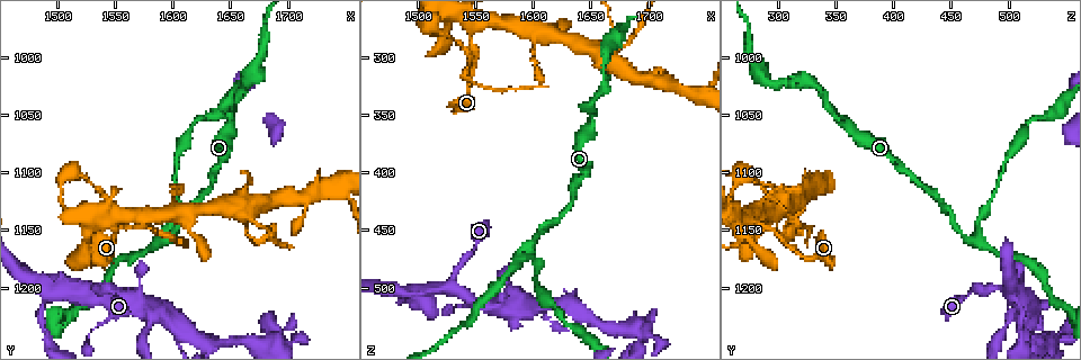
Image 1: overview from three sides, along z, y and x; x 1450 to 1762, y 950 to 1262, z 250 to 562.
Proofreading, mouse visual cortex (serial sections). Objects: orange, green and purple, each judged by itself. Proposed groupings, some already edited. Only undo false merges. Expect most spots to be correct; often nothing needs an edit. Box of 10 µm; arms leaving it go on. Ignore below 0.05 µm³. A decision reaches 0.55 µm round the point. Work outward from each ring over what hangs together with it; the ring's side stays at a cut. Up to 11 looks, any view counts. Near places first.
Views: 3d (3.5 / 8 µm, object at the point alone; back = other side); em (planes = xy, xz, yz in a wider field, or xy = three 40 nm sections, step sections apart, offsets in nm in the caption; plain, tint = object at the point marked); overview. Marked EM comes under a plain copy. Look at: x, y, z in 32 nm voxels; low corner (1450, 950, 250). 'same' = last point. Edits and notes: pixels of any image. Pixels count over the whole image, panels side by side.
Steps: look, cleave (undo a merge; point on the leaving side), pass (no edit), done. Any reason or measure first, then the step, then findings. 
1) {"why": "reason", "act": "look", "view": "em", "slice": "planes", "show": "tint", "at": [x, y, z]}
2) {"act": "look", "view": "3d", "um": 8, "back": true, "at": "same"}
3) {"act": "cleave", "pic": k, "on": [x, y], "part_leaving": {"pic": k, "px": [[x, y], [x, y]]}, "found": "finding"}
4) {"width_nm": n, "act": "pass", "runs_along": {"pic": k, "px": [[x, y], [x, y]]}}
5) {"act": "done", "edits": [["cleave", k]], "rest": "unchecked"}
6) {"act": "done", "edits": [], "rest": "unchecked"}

{"why": "a fork", "act": "look", "view": "3d", "um": 3.5, "at": [1588, 1162, 474]}

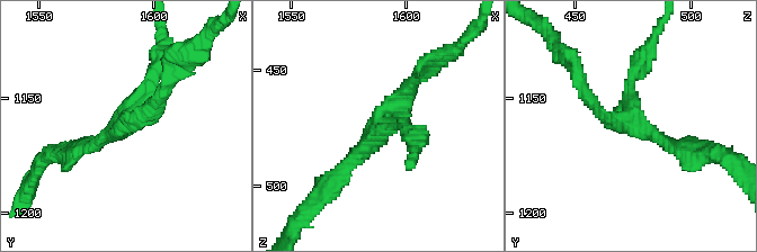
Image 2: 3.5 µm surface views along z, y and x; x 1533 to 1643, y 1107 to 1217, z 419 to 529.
{"arms": 3, "arm_widths_nm": [150, 200, 200], "why": "shape alone is not enough", "act": "look", "view": "em", "slice": "planes", "show": "tint", "at": [1587, 1161, 473]}

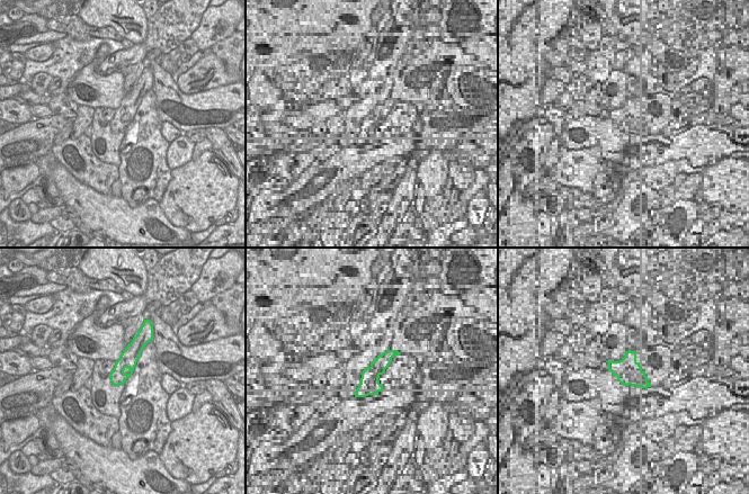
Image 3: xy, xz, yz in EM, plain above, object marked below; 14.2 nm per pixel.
{"act": "look", "view": "em", "slice": "xy", "step": 2, "show": "tint", "at": "same"}

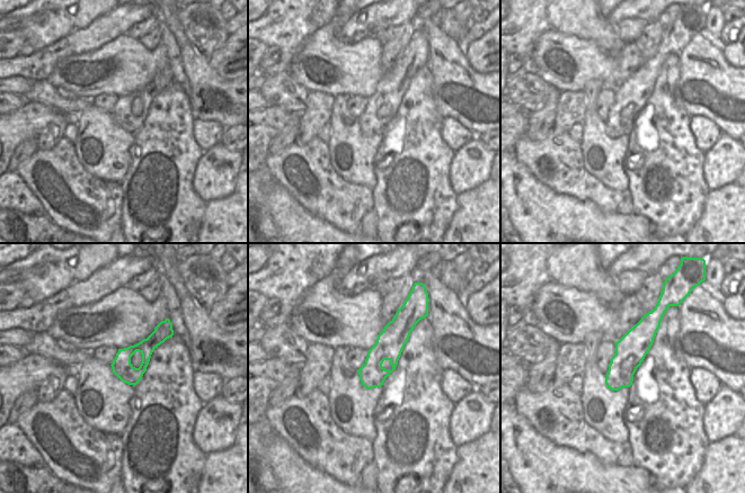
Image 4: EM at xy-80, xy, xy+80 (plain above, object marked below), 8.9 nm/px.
{"act": "pass", "runs_along": {"pic": 2, "px": [[582, 88], [625, 126], [640, 64]]}, "found": "continuous, no second cell"}

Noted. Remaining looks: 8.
{"why": "a narrow waist", "act": "look", "view": "3d", "um": 3.5, "at": [1654, 1028, 336]}

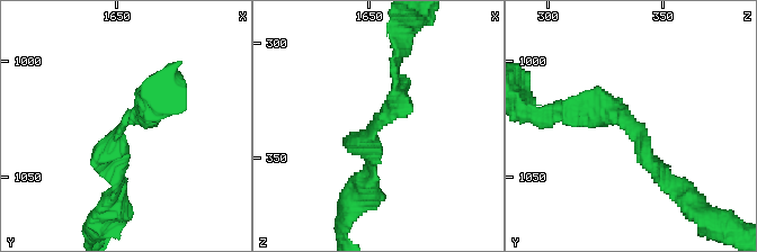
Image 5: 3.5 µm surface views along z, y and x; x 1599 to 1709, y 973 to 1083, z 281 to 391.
{"why": "shape alone is not enough", "act": "look", "view": "em", "slice": "xy", "step": 5, "show": "tint", "at": [1653, 1026, 334]}

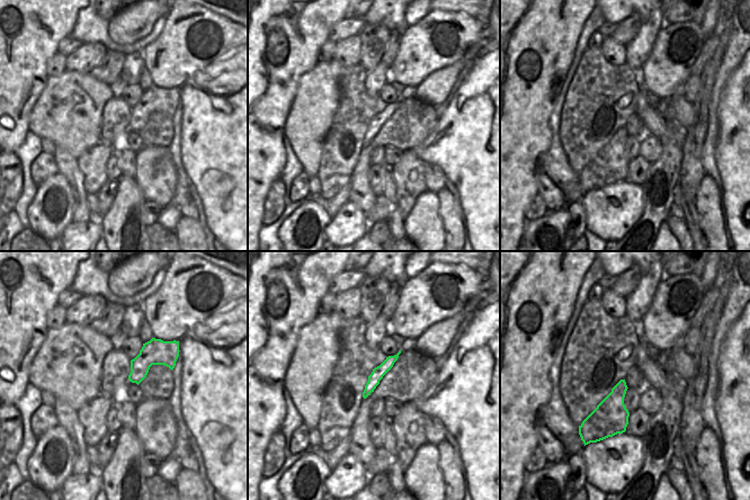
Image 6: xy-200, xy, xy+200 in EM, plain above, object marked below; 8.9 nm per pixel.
{"arm_widths_nm": [150, 200], "act": "pass", "runs_along": {"pic": 5, "px": [[664, 179], [621, 114], [566, 107]]}, "found": "one cell here"}

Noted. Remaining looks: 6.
{"why": "small branch off a trunk", "act": "look", "view": "3d", "um": 3.5, "at": [1658, 1130, 294]}

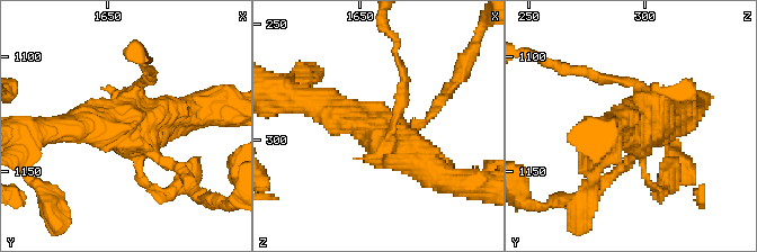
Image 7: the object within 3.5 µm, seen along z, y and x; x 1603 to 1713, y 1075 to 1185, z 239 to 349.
{"why": "now the EM", "act": "look", "view": "em", "slice": "xy", "step": 1, "show": "tint", "at": [1656, 1128, 296]}

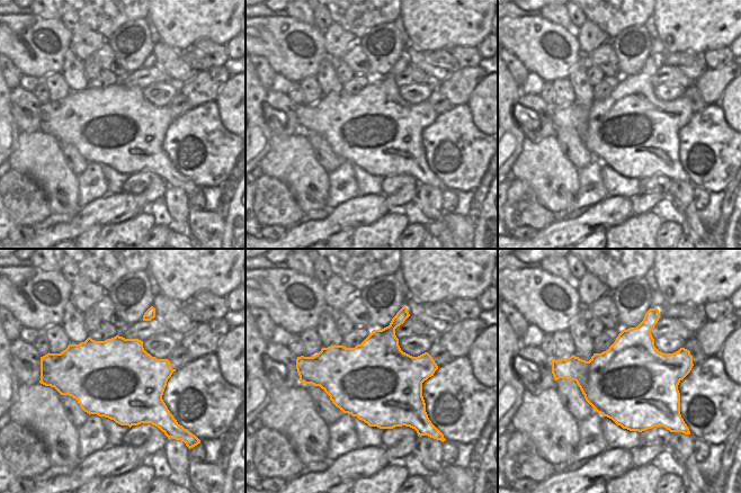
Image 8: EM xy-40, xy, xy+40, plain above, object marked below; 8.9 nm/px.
{"act": "pass", "runs_along": {"pic": 7, "px": [[304, 98], [357, 118], [436, 172]]}, "found": "continuous, no second cell"}

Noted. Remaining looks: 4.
{"why": "three arms meet", "act": "look", "view": "3d", "um": 3.5, "at": [1694, 1244, 542]}

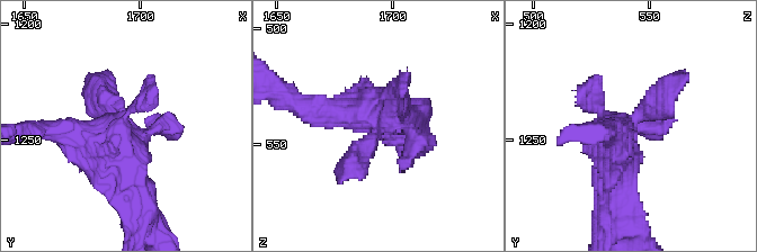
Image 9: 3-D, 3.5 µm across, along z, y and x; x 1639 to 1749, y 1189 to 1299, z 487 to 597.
{"why": "need the tissue", "act": "look", "view": "em", "slice": "xy", "step": 5, "show": "tint", "at": [1692, 1243, 540]}

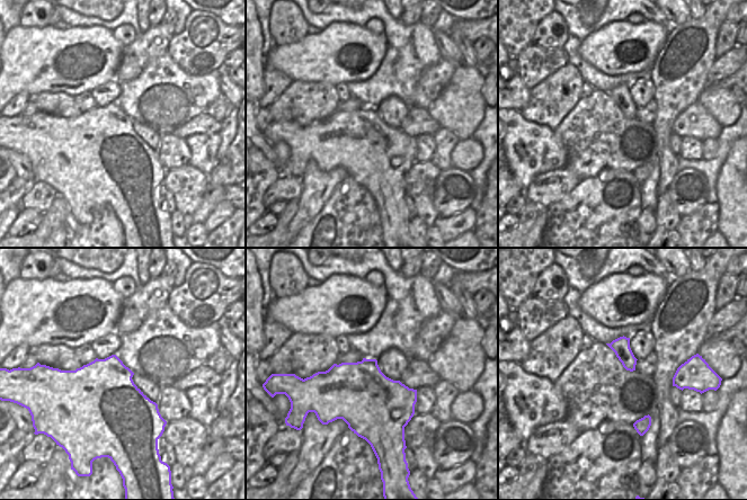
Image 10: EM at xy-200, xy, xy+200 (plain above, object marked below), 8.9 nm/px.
{"act": "pass", "runs_along": {"pic": 9, "px": [[294, 102], [409, 154]]}, "found": "one cell here"}

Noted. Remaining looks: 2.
{"act": "done", "edits": [], "rest": "unchecked"}

